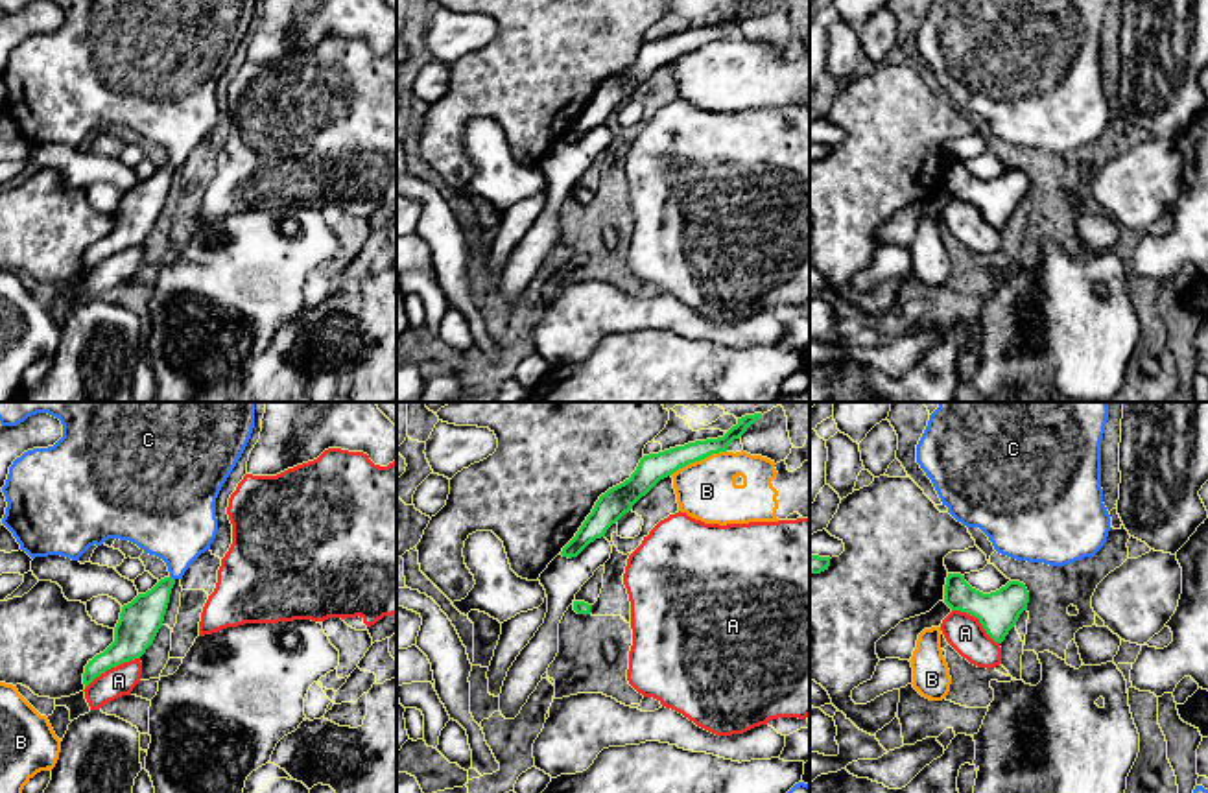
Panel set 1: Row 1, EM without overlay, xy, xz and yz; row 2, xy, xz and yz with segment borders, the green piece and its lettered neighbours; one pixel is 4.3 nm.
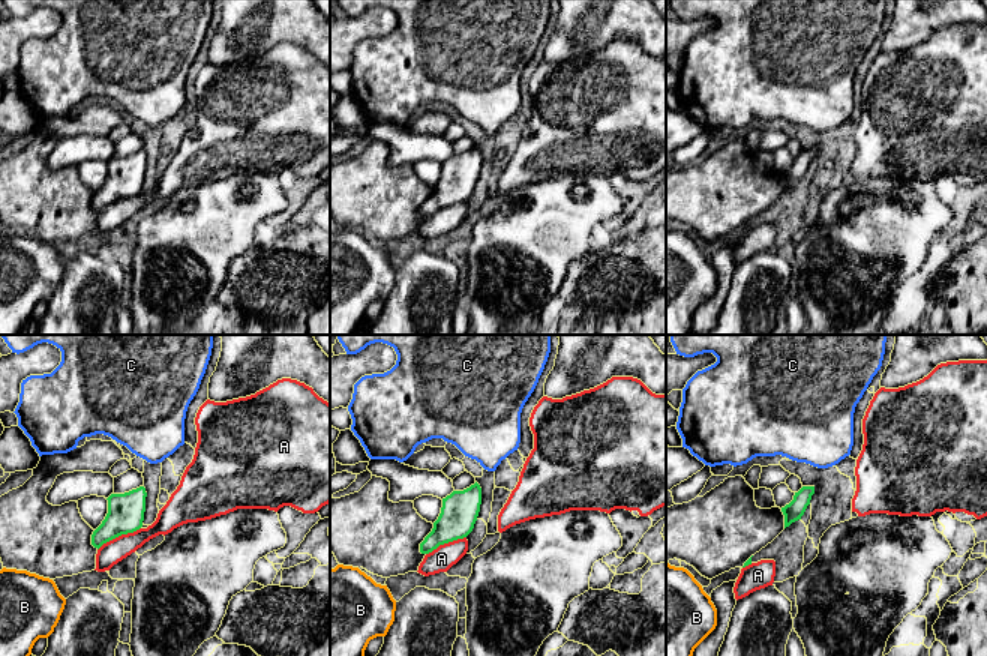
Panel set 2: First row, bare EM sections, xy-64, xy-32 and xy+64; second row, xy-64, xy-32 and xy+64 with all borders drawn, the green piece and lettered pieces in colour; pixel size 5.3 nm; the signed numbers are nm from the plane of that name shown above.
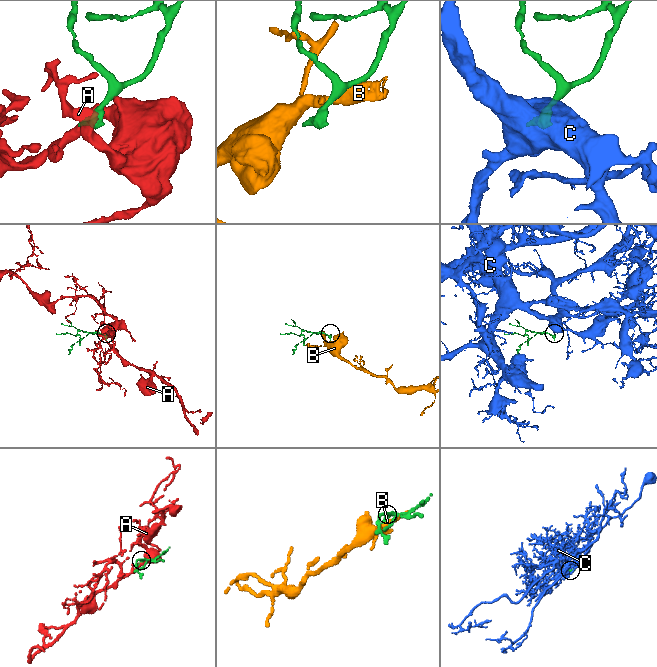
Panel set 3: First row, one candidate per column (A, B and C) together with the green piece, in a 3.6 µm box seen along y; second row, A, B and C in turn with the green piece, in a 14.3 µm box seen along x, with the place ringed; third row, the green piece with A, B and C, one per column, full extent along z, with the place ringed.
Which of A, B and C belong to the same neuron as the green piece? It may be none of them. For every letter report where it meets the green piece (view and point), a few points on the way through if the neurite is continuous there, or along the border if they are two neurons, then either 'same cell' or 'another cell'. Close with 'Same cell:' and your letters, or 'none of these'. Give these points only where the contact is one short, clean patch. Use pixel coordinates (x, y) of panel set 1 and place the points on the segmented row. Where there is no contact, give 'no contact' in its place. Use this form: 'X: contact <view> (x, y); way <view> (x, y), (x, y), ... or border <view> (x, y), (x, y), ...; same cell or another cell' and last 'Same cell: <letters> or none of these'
A: contact xy (111, 666); another cell
B: contact xz (698, 460); border xz (725, 450), (690, 461), (670, 474); another cell
C: contact xy (170, 578); way xy (141, 620), (170, 578), (176, 520); same cell
Same cell: C

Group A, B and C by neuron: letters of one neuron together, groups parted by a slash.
A / B / C

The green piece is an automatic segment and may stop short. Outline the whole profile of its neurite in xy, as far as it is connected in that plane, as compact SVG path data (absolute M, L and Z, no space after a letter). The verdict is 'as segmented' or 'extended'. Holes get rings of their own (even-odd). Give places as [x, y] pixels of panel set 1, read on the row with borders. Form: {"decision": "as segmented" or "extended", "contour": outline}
{"decision": "extended", "contour": "M0 402L2 426L17 426L37 413L59 419L63 437L53 446L24 452L9 467L2 487L7 502L2 524L13 533L20 550L31 559L61 555L79 561L90 546L120 539L162 559L170 572L151 590L122 607L114 642L85 666L87 688L107 669L146 653L162 627L175 581L183 579L190 564L210 550L218 533L216 498L251 439L255 402Z"}

